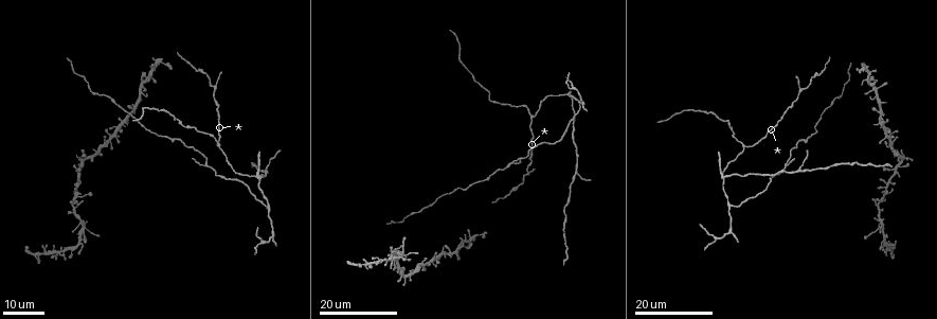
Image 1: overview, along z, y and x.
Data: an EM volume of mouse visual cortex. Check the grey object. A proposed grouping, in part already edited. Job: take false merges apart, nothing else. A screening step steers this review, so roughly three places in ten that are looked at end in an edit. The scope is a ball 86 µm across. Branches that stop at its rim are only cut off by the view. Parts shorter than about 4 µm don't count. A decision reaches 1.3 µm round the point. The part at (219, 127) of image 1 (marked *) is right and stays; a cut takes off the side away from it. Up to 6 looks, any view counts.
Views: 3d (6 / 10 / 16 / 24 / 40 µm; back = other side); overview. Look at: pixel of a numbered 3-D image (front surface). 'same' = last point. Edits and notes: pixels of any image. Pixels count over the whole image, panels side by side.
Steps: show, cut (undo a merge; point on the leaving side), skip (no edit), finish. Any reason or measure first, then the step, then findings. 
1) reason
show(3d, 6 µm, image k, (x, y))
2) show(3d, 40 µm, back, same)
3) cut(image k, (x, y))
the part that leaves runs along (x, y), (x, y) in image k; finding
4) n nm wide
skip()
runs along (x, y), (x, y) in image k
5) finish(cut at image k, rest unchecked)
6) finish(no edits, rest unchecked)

a fork
show(3d, 24 µm, image 1, (744, 149))

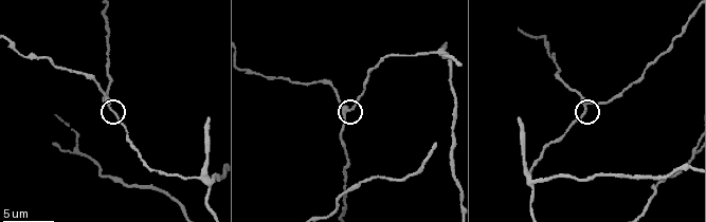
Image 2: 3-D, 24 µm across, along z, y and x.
show(3d, 6 µm, image 2, (584, 106))

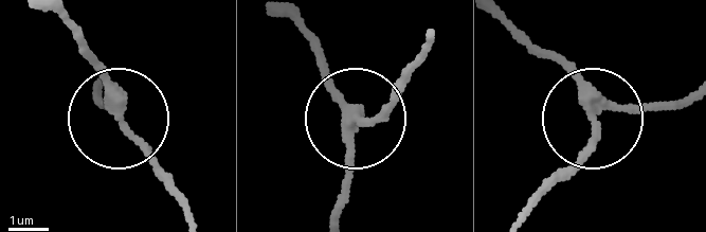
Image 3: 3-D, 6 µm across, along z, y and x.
250 nm wide
skip()
all the same neuron

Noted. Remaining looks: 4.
small branch off a trunk
show(3d, 16 µm, image 1, (575, 174))

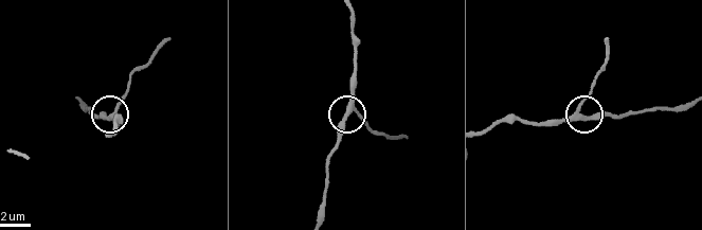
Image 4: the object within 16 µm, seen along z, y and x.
closer look
show(3d, 6 µm, image 4, (350, 109))

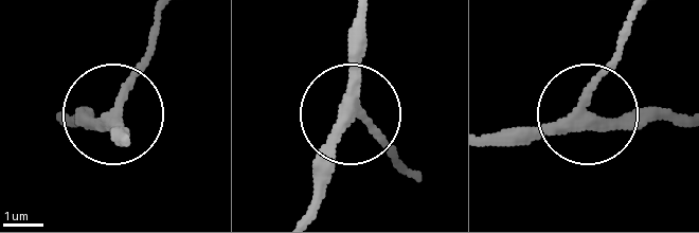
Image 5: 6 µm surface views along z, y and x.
skip()
runs along (119, 137), (126, 76), (156, 39) in image 5; all the same neuron

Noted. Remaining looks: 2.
small branch off a trunk
show(3d, 24 µm, image 1, (84, 230))

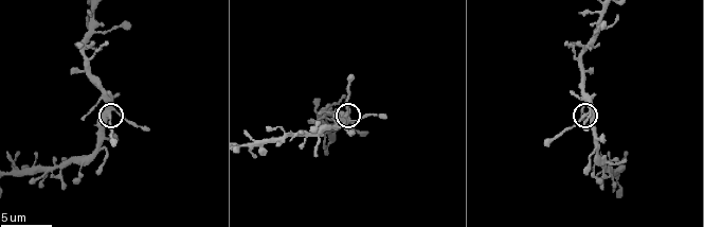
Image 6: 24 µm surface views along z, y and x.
show(3d, 6 µm, image 6, (108, 114))

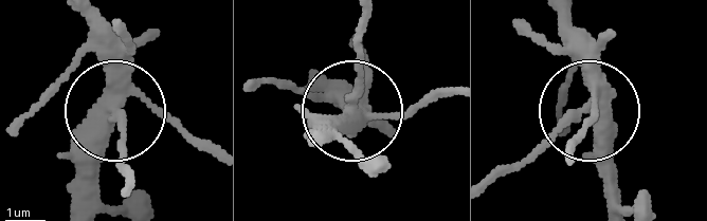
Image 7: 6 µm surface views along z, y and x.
skip()
runs along (80, 12), (110, 81), (121, 169) in image 7; continuous, no second neuron

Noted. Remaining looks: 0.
finish(no edits, rest unchecked)

